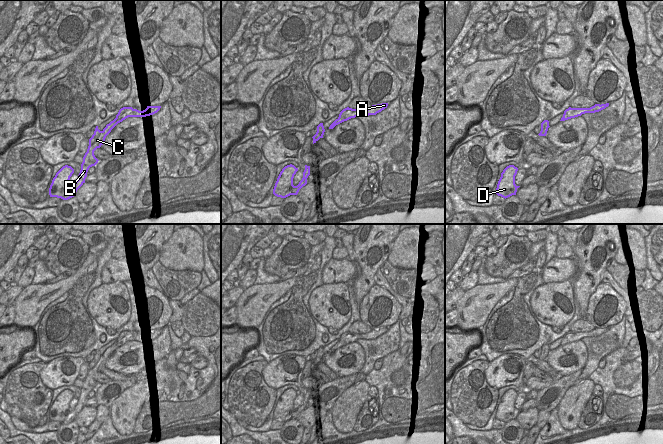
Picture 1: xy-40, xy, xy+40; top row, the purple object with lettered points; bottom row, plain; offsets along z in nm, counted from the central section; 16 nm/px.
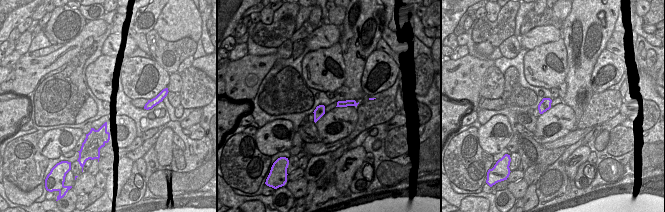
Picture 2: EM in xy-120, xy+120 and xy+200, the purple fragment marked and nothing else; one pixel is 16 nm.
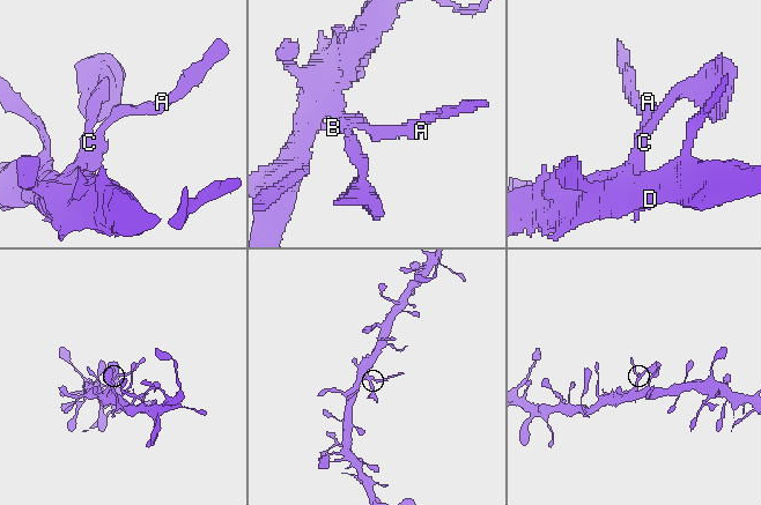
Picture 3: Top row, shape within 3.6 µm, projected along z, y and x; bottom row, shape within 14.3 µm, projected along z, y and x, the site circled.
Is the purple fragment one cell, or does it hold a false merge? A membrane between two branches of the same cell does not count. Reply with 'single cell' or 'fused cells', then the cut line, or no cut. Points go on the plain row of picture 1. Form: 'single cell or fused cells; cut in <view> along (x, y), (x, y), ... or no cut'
fused cells; cut in xy along (340, 337), (344, 344)

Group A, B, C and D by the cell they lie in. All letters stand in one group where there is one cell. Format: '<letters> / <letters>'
A / B C D

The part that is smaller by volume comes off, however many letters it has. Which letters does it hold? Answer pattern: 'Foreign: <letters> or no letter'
Foreign: A

